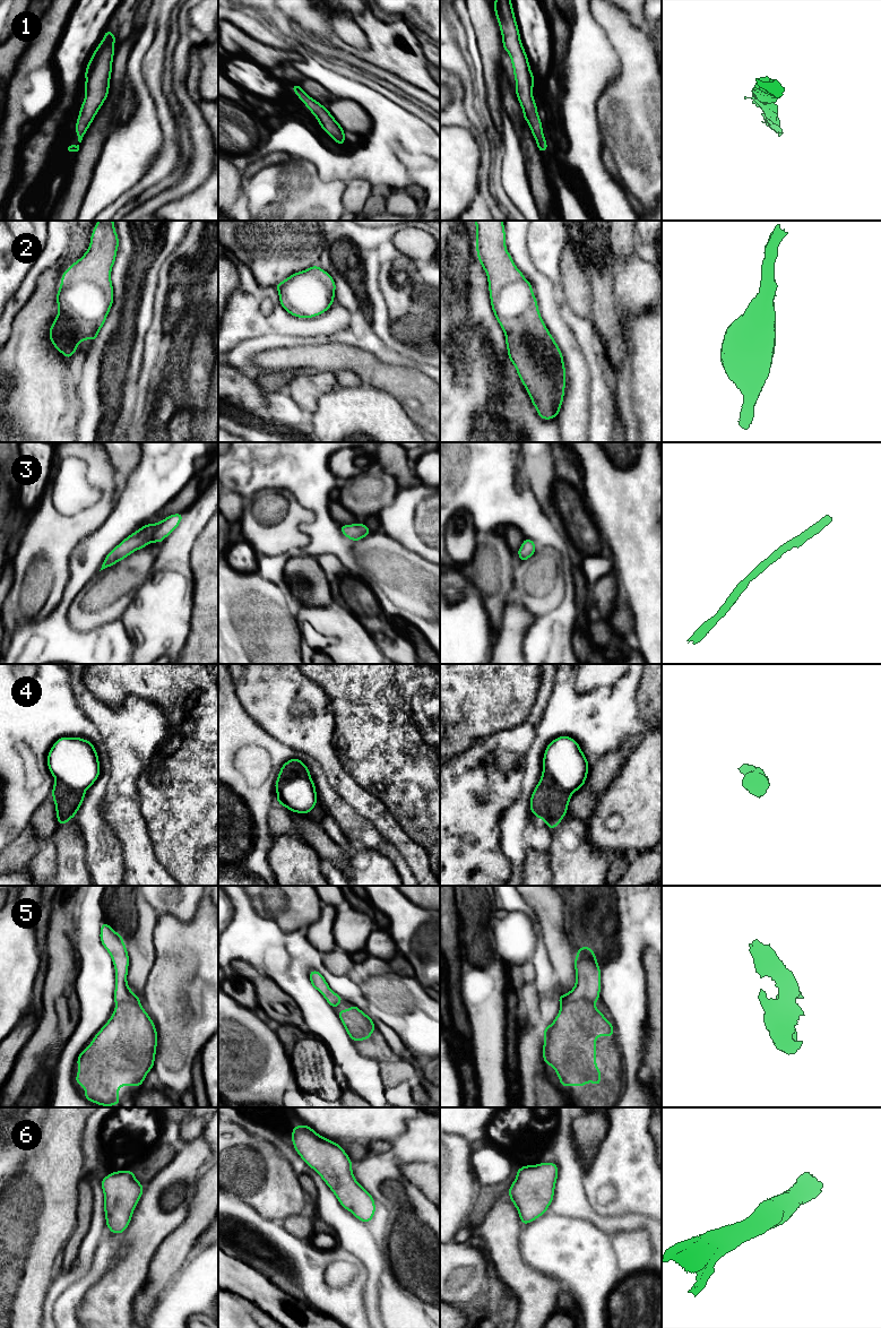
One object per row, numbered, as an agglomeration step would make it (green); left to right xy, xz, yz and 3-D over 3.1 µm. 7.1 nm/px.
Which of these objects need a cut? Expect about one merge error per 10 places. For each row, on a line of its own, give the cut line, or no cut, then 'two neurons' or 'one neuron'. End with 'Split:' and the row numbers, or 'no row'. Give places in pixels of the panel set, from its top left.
1: cut none; one neuron
2: cut none; one neuron
3: cut none; one neuron
4: cut none; one neuron
5: cut none; one neuron
6: cut none; one neuron
Split: no row

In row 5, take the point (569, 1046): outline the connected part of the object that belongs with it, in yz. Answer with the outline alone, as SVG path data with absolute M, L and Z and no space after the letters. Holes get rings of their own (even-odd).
M579 947L575 958L576 985L567 994L559 997L561 1009L554 1021L544 1028L543 1060L553 1067L559 1076L561 1087L563 1086L586 1086L593 1081L595 1086L601 1085L601 1069L596 1067L596 1037L615 1036L613 1026L603 1014L594 1006L599 999L601 991L601 969L590 947Z

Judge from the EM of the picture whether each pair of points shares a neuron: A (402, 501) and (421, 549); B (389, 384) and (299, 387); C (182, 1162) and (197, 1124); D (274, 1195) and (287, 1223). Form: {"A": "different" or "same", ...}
{"A": "same", "B": "different", "C": "different", "D": "different"}

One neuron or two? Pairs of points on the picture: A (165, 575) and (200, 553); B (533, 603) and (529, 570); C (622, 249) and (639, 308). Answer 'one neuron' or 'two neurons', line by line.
A: one neuron
B: one neuron
C: two neurons

